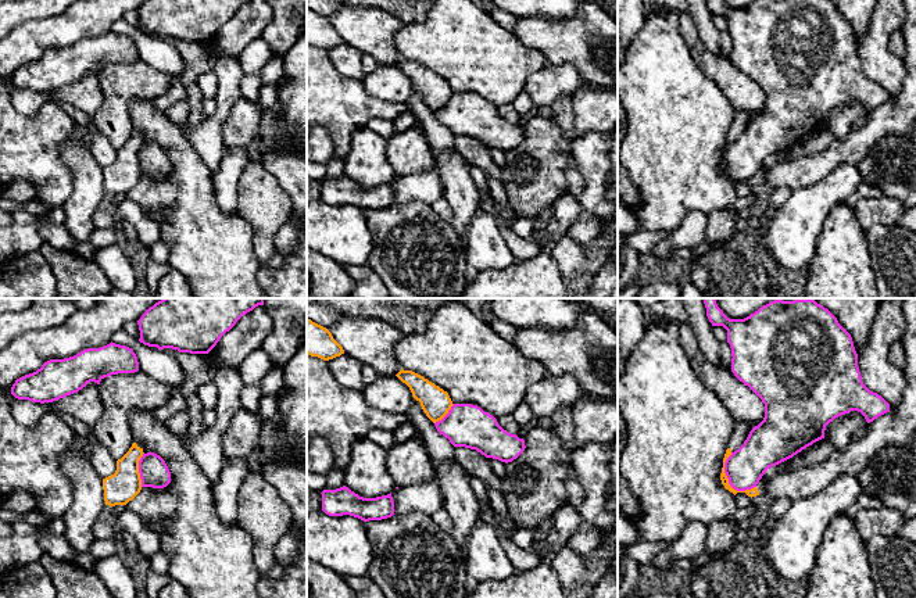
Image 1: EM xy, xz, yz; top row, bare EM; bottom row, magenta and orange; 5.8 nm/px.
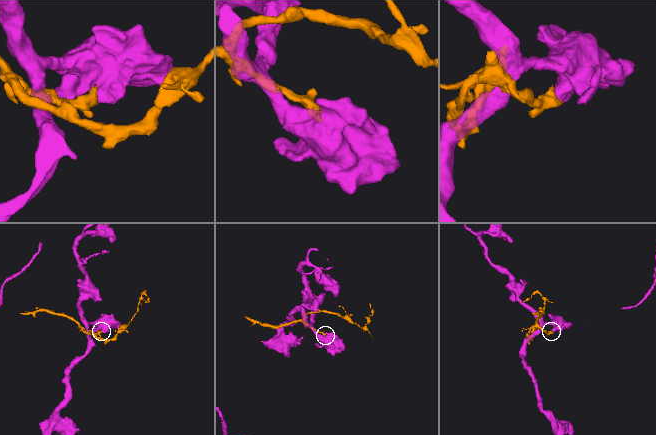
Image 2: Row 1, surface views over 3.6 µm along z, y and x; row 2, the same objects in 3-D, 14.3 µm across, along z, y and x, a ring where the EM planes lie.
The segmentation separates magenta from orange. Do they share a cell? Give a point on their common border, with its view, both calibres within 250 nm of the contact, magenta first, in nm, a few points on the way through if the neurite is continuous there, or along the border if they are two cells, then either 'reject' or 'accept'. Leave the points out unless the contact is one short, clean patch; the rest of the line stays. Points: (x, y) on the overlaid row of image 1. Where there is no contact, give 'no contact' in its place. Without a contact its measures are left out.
contact yz (729, 482); calibres 220 and 50 nm; border yz (730, 453), (725, 462), (727, 482), (737, 490), (755, 487); reject

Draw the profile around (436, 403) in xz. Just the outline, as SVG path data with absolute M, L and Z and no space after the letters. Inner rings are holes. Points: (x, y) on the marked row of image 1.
M404 369L396 376L409 387L412 397L421 402L423 412L433 423L441 420L454 405L447 391L423 376Z

